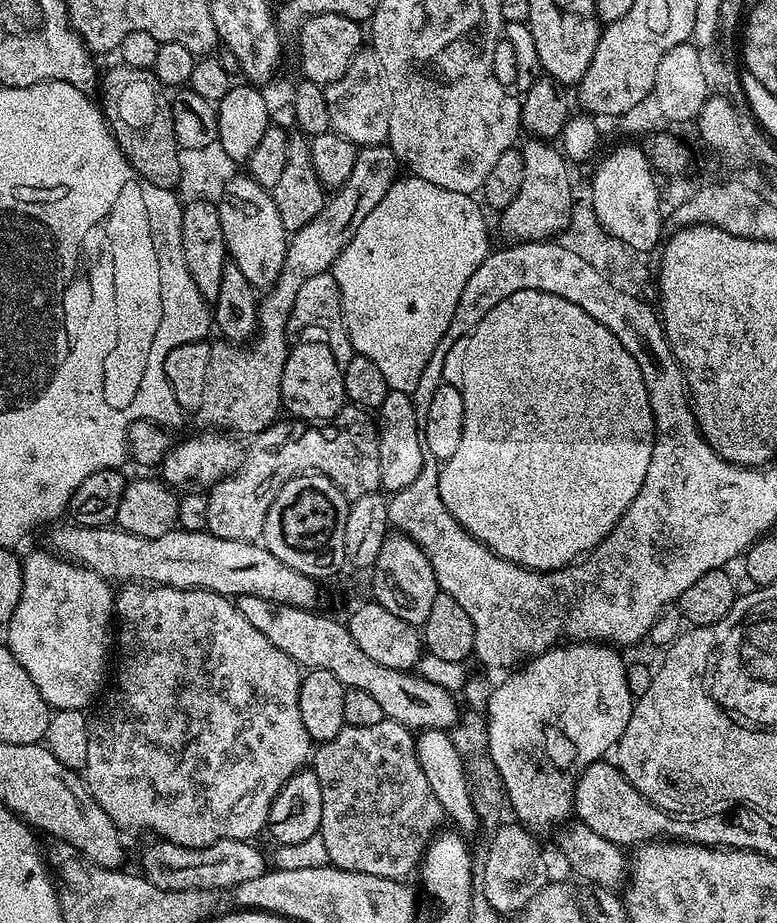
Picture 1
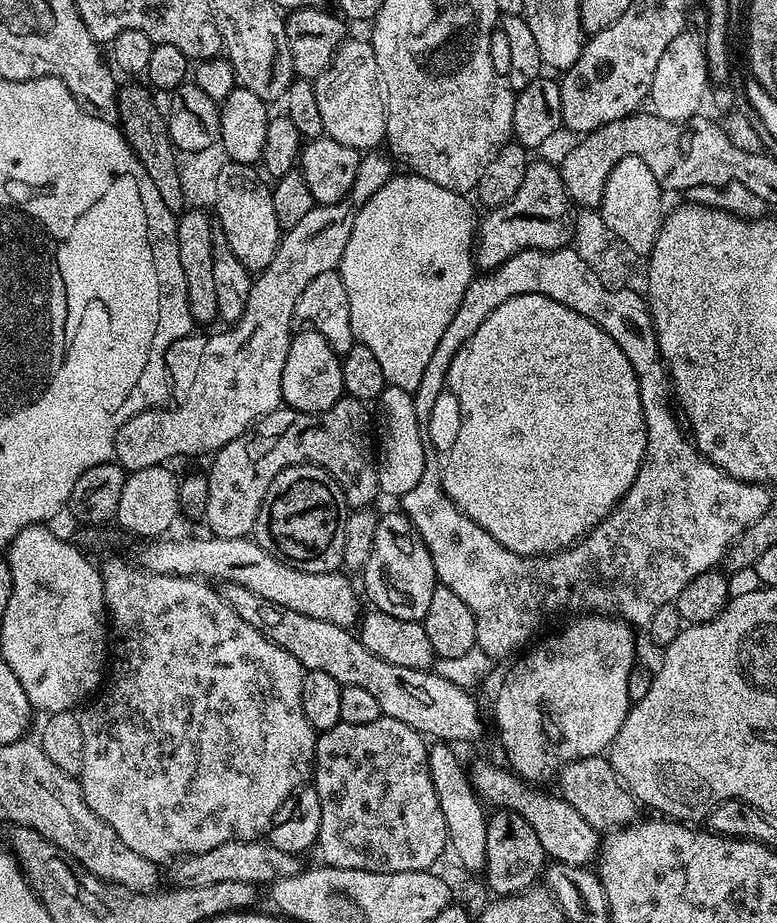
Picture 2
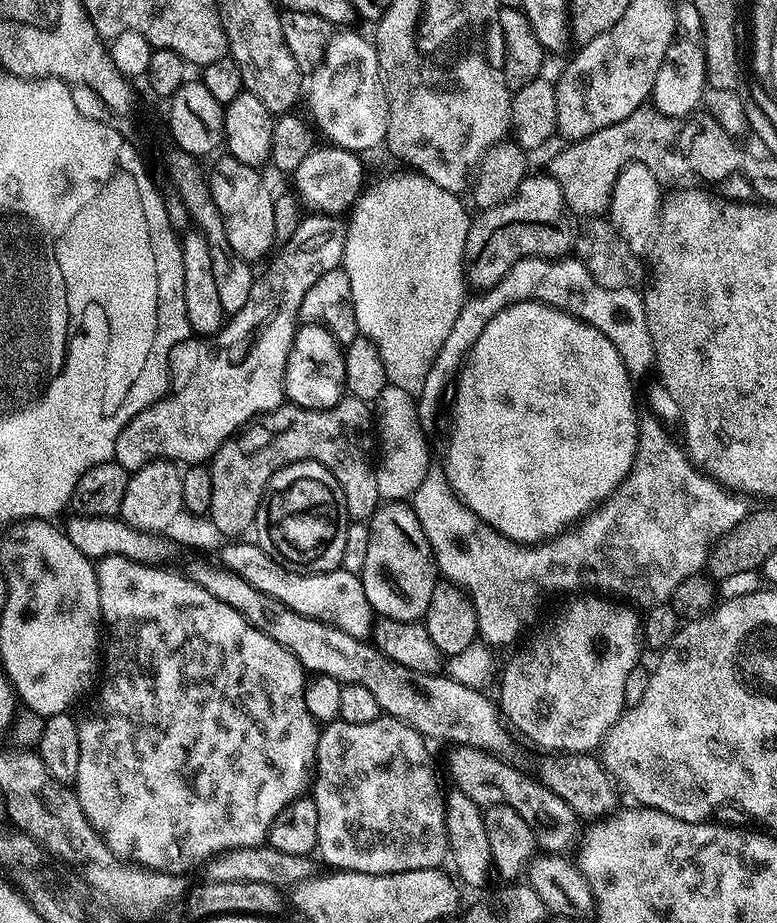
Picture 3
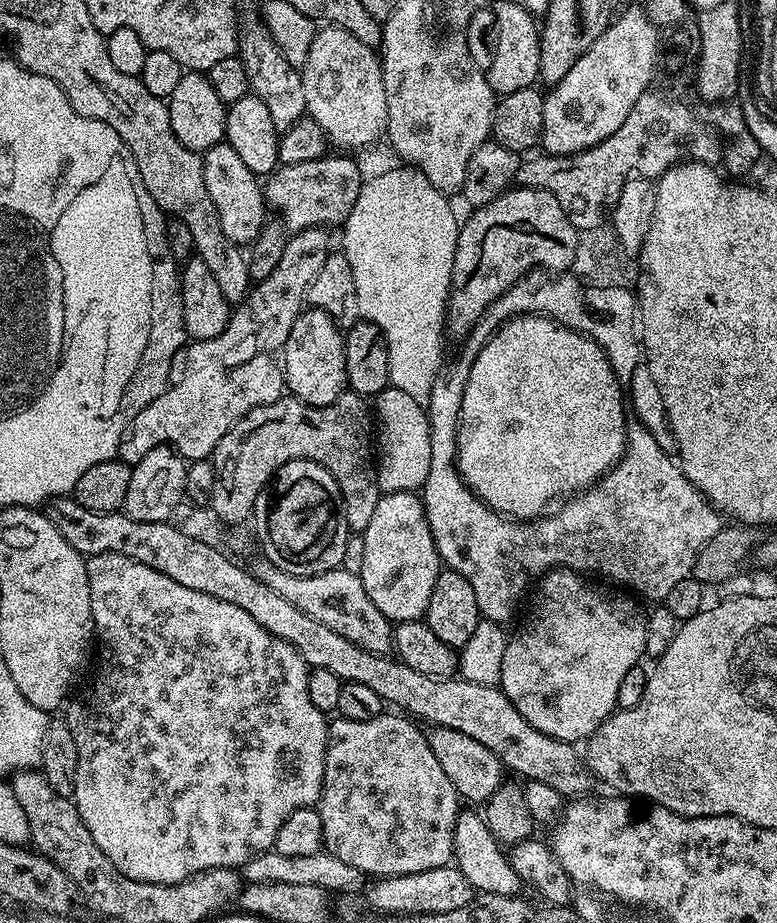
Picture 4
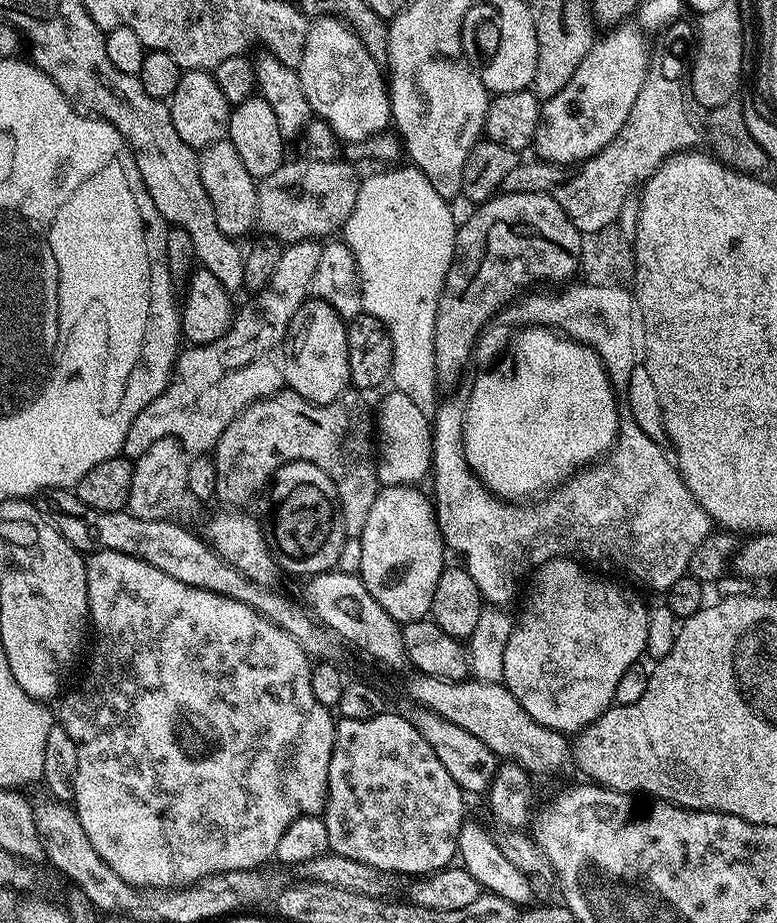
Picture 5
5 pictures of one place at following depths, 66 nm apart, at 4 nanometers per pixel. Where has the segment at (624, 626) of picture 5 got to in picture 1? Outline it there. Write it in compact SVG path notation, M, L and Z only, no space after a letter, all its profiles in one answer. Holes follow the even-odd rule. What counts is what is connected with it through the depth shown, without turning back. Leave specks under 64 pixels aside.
M581 640L579 642L561 642L555 648L548 648L541 656L534 656L519 670L513 671L488 696L488 712L486 719L488 725L488 752L497 767L497 774L501 776L503 790L507 796L507 803L511 811L516 811L515 819L533 833L541 834L547 828L559 829L569 823L574 812L576 802L576 779L589 768L594 761L605 759L615 749L616 743L622 738L626 730L626 722L630 722L630 714L634 703L633 696L626 684L626 660L619 656L613 645L603 642Z

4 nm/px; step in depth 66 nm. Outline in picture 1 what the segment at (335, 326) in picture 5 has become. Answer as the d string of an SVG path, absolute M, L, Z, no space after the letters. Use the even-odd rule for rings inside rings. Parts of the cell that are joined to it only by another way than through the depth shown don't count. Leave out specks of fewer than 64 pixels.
M308 340L305 344L300 344L289 351L286 358L286 366L282 370L282 386L280 387L280 402L283 411L289 417L297 420L311 420L319 422L334 418L346 406L344 394L344 373L341 361L336 361L336 356L324 344L319 344L316 340Z

